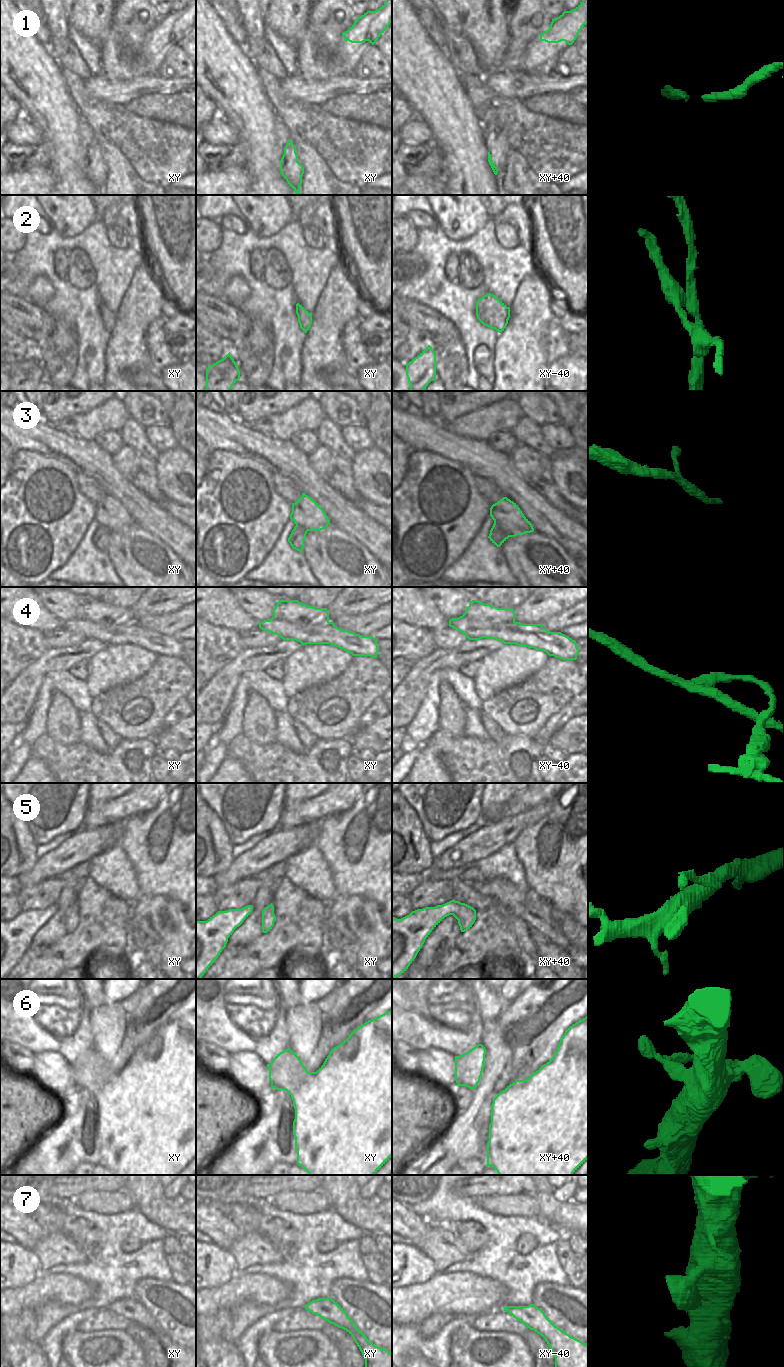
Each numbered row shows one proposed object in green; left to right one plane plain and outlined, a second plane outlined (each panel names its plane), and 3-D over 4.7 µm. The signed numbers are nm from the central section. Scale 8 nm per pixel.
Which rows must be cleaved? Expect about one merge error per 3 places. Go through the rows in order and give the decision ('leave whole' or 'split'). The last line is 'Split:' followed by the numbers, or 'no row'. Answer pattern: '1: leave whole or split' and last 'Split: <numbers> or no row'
1: leave whole
2: split
3: split
4: split
5: leave whole
6: split
7: leave whole
Split: 2, 3, 4, 6

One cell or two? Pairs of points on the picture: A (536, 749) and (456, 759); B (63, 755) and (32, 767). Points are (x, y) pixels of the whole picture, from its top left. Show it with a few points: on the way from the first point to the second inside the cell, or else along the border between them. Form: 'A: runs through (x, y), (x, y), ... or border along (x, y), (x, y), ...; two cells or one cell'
A: runs through (516, 750), (504, 759), (476, 759); one cell
B: border along (32, 755), (39, 758), (52, 772); two cells

